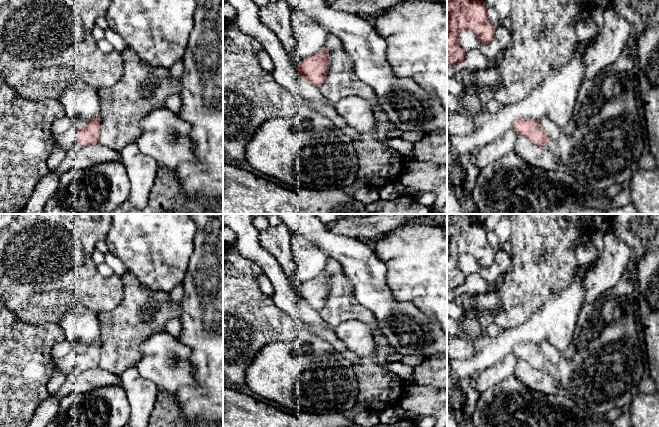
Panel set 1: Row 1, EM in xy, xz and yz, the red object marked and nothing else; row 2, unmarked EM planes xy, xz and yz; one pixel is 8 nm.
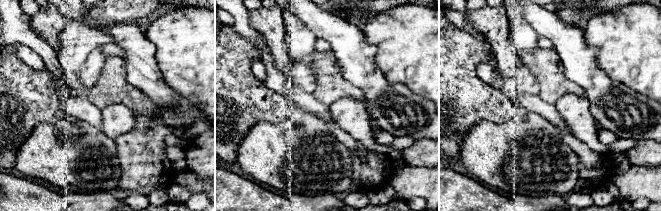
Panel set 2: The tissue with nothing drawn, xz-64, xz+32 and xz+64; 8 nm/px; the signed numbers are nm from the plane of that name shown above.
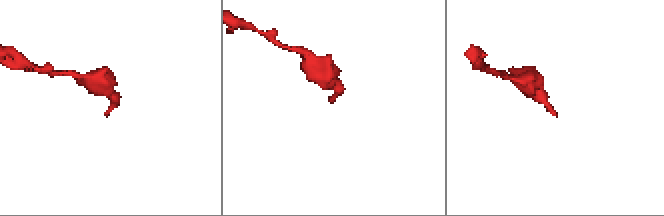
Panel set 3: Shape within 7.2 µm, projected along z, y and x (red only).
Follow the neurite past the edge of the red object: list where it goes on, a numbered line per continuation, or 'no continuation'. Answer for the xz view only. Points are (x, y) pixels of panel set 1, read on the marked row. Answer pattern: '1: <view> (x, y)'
no continuation

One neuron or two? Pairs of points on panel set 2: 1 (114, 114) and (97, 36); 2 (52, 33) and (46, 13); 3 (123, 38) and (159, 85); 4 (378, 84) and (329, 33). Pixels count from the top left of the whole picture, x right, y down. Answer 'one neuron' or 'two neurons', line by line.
1: two neurons
2: one neuron
3: one neuron
4: one neuron

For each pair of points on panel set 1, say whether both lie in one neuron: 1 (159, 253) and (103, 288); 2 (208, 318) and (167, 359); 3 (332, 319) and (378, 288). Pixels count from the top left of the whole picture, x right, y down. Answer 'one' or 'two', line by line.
1: two
2: two
3: two

